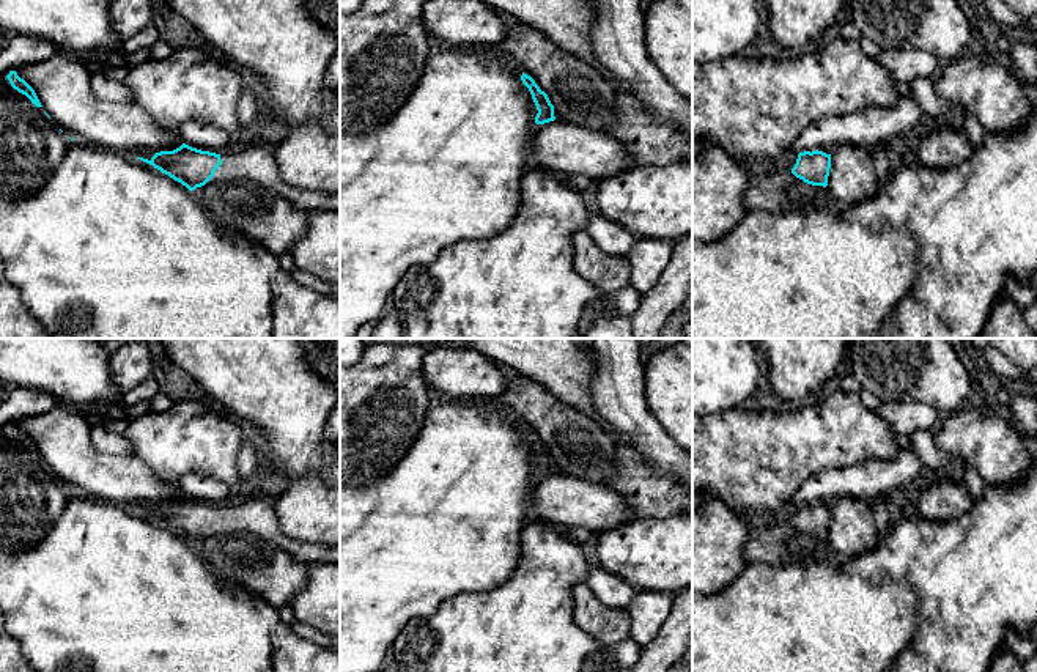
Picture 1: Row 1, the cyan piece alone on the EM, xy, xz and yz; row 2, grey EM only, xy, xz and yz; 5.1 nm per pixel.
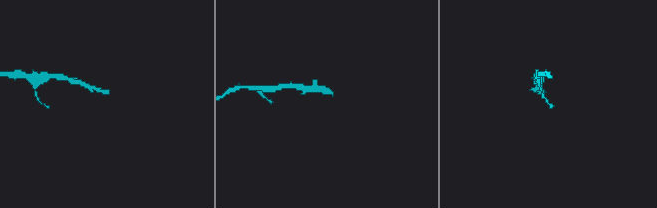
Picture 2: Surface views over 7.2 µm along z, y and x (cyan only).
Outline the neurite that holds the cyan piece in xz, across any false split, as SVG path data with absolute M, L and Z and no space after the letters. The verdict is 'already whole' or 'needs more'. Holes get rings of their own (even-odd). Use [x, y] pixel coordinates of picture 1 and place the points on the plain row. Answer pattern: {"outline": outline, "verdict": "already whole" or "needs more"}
{"outline": "M522 425L521 433L529 441L532 452L537 458L537 463L538 463L535 469L537 477L544 477L549 474L574 477L576 474L584 471L582 466L563 466L563 464L555 463L548 447L540 442L540 439L535 436L535 433L530 428Z", "verdict": "needs more"}

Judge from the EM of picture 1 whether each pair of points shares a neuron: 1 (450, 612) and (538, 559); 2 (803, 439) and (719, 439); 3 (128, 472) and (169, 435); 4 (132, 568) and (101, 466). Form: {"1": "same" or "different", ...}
{"1": "same", "2": "same", "3": "different", "4": "different"}

